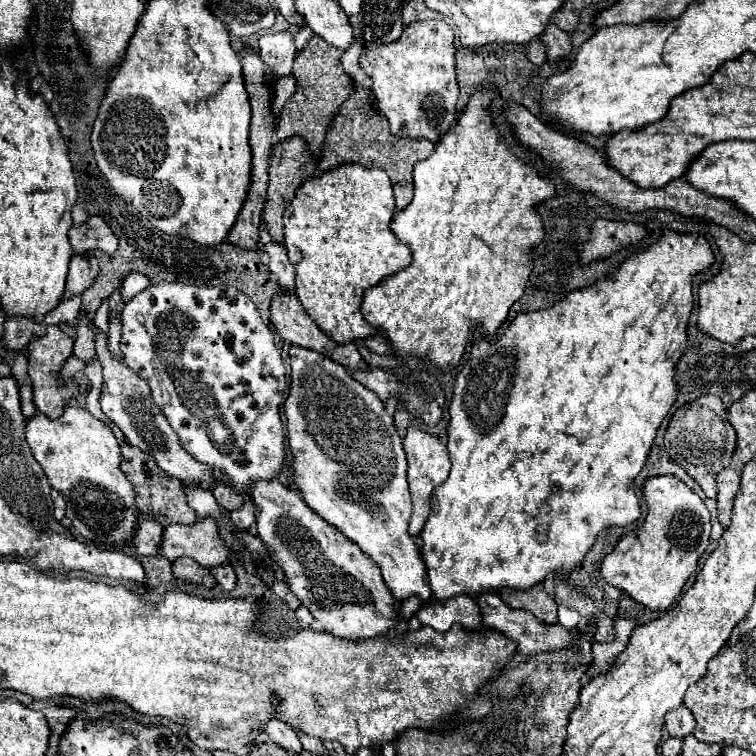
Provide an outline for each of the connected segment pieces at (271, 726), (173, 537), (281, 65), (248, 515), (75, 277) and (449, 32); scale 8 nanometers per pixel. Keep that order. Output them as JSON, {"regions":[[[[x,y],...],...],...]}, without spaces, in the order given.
{"regions":[[[[271,718],[269,724],[265,726],[265,732],[269,734],[269,738],[273,742],[277,742],[279,746],[283,746],[285,750],[293,750],[293,752],[303,750],[301,742],[299,742],[299,738],[295,734],[295,730],[287,722],[281,722],[279,718]]],[[[203,518],[197,520],[193,526],[167,526],[163,530],[159,554],[171,562],[181,556],[189,556],[201,566],[213,568],[217,564],[229,562],[231,550],[219,538],[219,528],[215,520]]],[[[291,32],[263,34],[259,38],[259,56],[273,70],[277,78],[289,76],[295,58],[293,34]]],[[[247,500],[239,510],[231,512],[229,516],[231,516],[231,522],[233,522],[235,528],[247,530],[247,528],[249,528],[251,524],[255,524],[255,520],[257,520],[257,508],[255,508],[255,504],[253,504],[251,500]]],[[[83,252],[75,254],[69,264],[69,276],[67,276],[67,288],[65,288],[65,298],[73,298],[83,294],[97,278],[99,274],[99,264],[93,252]]],[[[423,20],[413,22],[403,28],[399,40],[383,44],[375,50],[365,52],[359,58],[361,68],[373,80],[373,92],[379,102],[379,110],[387,116],[391,132],[407,138],[427,138],[437,142],[445,132],[455,126],[455,102],[458,101],[459,87],[455,78],[455,46],[453,46],[453,28],[445,20]]]]}

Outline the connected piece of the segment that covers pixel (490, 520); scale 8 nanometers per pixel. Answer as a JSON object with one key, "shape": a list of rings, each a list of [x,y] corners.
{"shape":[[[665,230],[659,242],[655,242],[645,252],[627,258],[613,276],[601,278],[597,280],[597,284],[591,284],[589,288],[571,292],[565,300],[553,304],[547,310],[517,314],[511,322],[505,322],[491,340],[481,340],[473,344],[469,358],[457,376],[455,396],[449,408],[451,420],[447,426],[447,434],[449,434],[447,450],[451,456],[451,474],[439,488],[433,490],[431,516],[427,518],[419,534],[421,538],[419,552],[427,566],[429,584],[437,600],[447,600],[461,594],[477,598],[483,592],[499,592],[503,588],[529,590],[535,584],[545,582],[547,574],[555,574],[559,580],[565,582],[571,570],[581,564],[581,560],[585,558],[585,554],[589,552],[597,534],[603,528],[609,528],[613,524],[629,526],[641,516],[633,480],[641,472],[651,442],[655,438],[655,432],[661,426],[677,394],[673,368],[681,352],[685,352],[687,348],[685,328],[693,308],[691,278],[693,274],[707,270],[711,262],[713,262],[713,252],[701,234],[677,234],[673,230]]]}

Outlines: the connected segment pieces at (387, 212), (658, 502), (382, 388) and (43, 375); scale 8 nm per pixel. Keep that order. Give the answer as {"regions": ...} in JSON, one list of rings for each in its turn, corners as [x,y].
{"regions":[[[[341,164],[321,176],[307,178],[297,188],[293,202],[285,210],[285,246],[289,262],[295,266],[295,294],[313,322],[335,342],[351,342],[375,332],[361,316],[363,292],[379,284],[385,276],[409,266],[409,248],[401,244],[389,228],[393,214],[395,196],[387,174],[381,168],[363,168],[359,164]]],[[[651,476],[643,484],[647,518],[643,526],[623,536],[615,550],[605,556],[601,576],[607,584],[627,592],[651,610],[669,608],[679,596],[687,578],[695,572],[697,560],[709,546],[711,522],[703,500],[677,476]]],[[[367,366],[365,370],[353,370],[351,376],[357,382],[361,382],[363,386],[369,386],[383,402],[389,398],[389,392],[387,392],[387,370]]],[[[47,326],[47,332],[43,336],[33,336],[29,346],[29,376],[33,382],[33,400],[35,406],[41,414],[57,418],[63,408],[67,406],[67,402],[77,396],[77,384],[73,380],[63,380],[59,378],[59,370],[65,364],[65,360],[71,356],[73,352],[73,340],[69,336],[65,336],[65,332],[61,332],[57,326]]]]}

